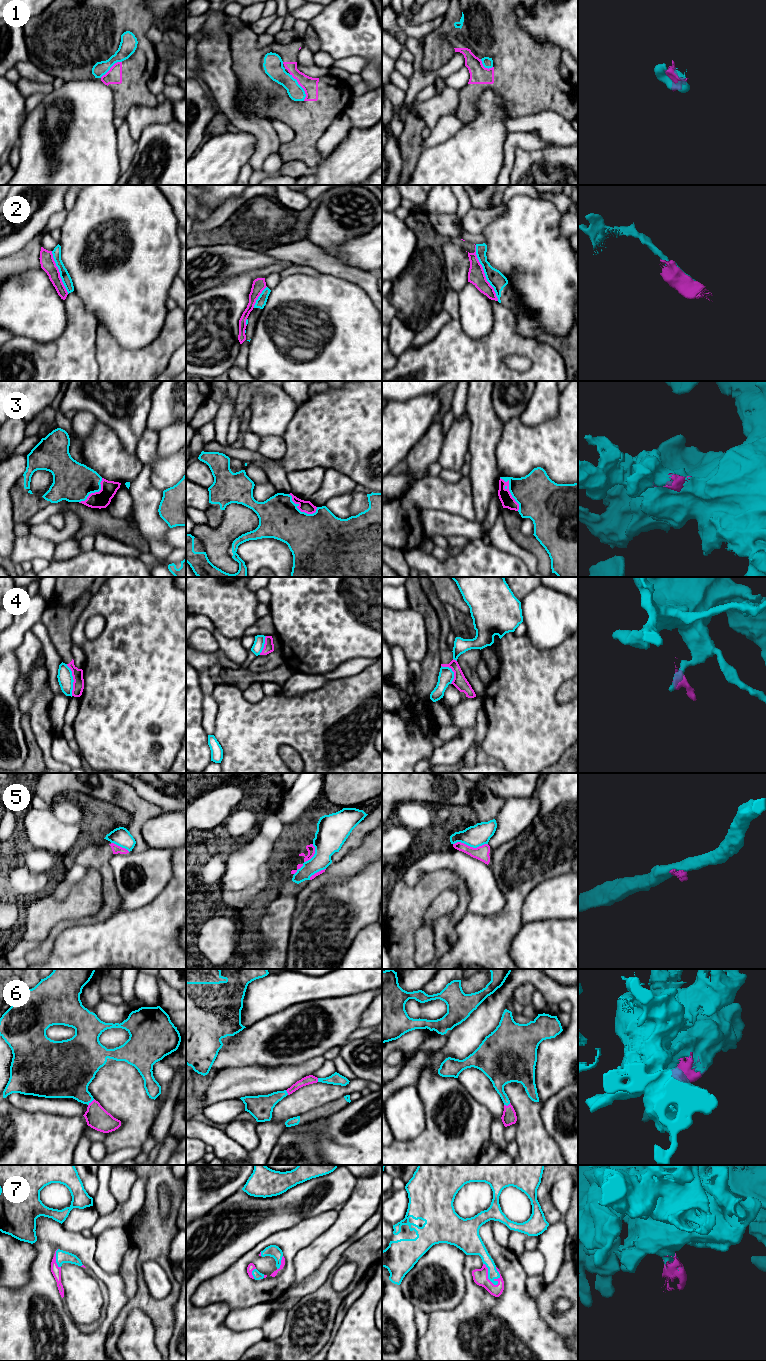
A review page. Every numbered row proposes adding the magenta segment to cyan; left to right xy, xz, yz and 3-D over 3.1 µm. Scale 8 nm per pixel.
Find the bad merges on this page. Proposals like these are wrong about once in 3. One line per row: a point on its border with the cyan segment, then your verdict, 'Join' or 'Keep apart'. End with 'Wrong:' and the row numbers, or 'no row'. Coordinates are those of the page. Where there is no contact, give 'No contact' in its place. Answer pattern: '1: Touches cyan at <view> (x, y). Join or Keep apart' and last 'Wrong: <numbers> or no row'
1: Touches cyan at xz (301, 87). Keep apart
2: Touches cyan at yz (484, 272). Keep apart
3: Touches cyan at yz (510, 492). Join
4: Touches cyan at xy (73, 680). Keep apart
5: Touches cyan at yz (470, 846). Keep apart
6: Touches cyan at xy (91, 1101). Join
7: Touches cyan at yz (488, 1275). Join
Wrong: 1, 2, 4, 5

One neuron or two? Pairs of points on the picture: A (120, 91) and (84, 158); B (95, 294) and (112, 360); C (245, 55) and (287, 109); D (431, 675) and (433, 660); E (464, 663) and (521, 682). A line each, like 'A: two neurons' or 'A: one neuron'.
A: two neurons
B: two neurons
C: one neuron
D: one neuron
E: two neurons

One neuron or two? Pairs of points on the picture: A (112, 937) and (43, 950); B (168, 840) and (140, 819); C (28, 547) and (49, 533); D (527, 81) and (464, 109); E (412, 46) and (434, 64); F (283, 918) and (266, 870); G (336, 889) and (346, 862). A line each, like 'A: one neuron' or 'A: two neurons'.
A: two neurons
B: two neurons
C: two neurons
D: one neuron
E: two neurons
F: one neuron
G: two neurons

